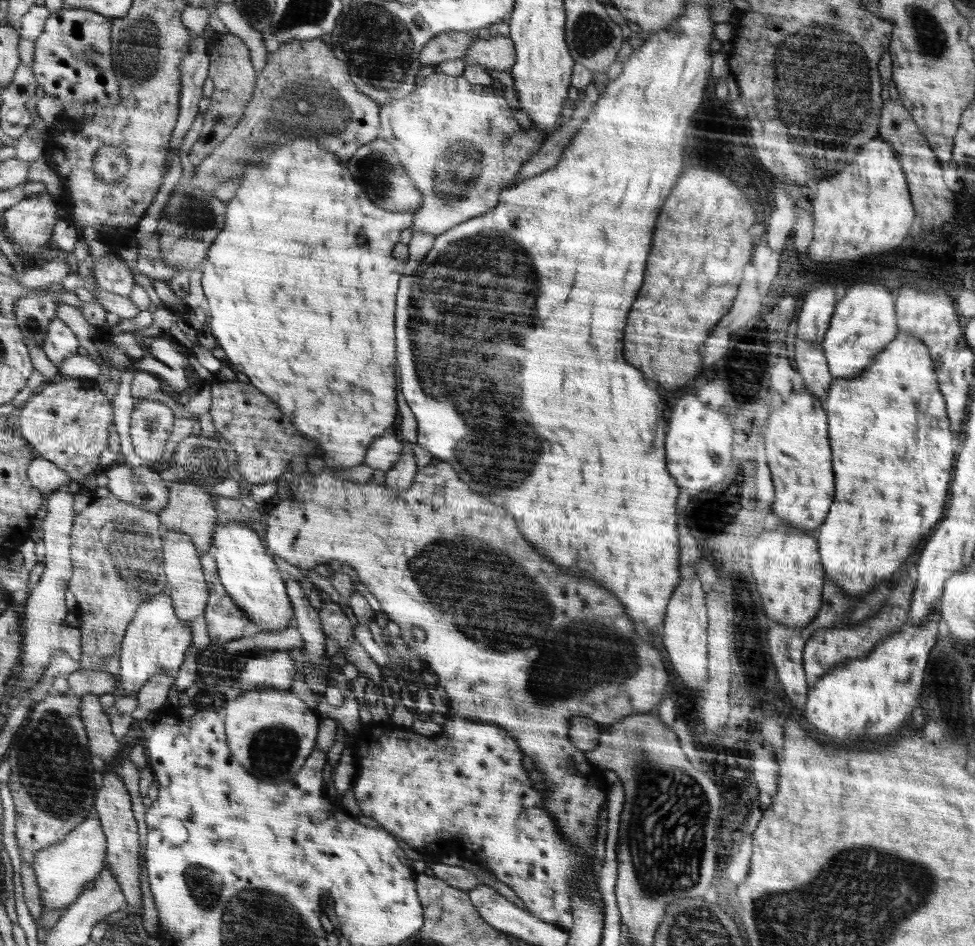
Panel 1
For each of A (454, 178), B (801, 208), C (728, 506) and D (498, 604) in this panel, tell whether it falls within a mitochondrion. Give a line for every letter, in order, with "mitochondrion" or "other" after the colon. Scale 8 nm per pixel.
A: mitochondrion
B: other
C: mitochondrion
D: mitochondrion

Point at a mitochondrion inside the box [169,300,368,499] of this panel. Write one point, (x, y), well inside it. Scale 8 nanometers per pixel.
(206, 466)

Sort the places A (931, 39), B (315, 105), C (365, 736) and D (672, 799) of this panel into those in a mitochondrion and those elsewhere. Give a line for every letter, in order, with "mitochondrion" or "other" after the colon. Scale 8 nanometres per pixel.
A: mitochondrion
B: mitochondrion
C: other
D: mitochondrion

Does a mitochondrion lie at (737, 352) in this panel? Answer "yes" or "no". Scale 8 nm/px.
yes

